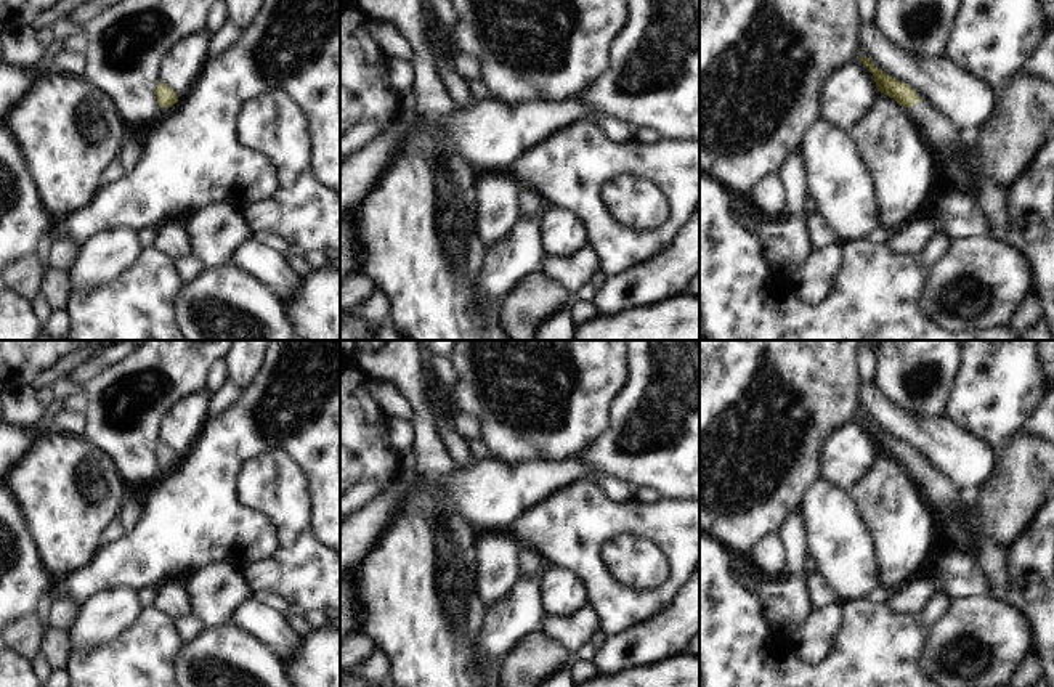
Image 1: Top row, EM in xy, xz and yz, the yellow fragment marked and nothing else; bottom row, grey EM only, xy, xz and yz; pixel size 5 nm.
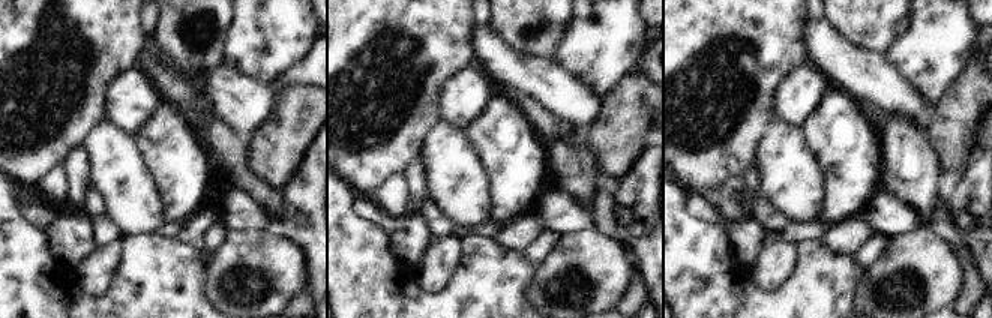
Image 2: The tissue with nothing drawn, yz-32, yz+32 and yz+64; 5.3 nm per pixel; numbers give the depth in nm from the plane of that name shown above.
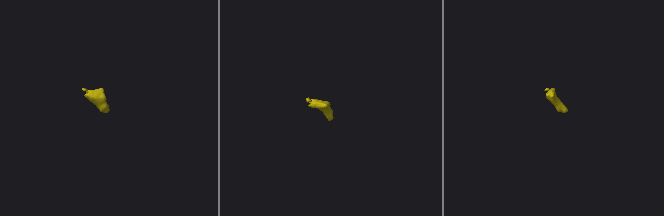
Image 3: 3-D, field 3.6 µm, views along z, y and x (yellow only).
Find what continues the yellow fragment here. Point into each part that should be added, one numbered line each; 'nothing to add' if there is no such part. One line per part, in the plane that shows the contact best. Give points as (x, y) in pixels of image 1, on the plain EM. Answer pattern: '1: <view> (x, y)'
1: yz (942, 498)

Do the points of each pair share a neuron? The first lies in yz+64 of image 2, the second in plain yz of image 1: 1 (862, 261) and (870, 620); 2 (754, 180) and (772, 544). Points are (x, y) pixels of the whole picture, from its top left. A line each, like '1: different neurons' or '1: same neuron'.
1: different neurons
2: different neurons

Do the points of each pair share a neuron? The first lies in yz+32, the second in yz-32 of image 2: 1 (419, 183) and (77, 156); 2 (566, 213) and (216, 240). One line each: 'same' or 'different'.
1: same
2: different

